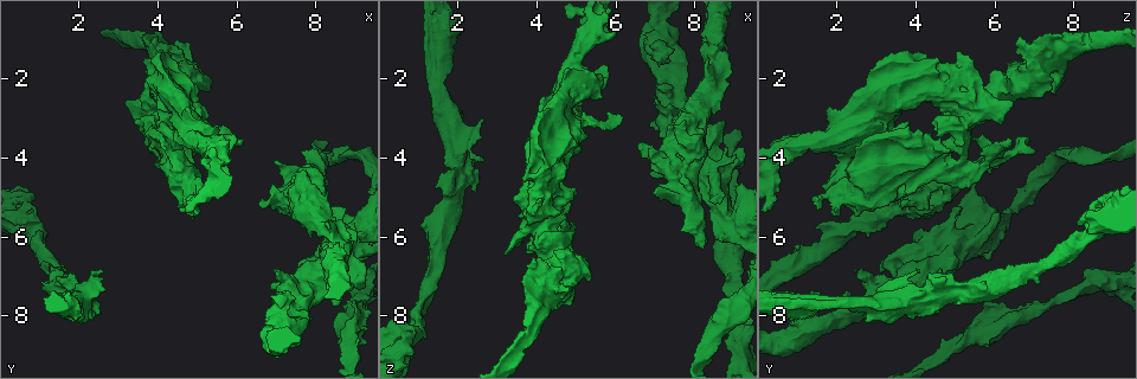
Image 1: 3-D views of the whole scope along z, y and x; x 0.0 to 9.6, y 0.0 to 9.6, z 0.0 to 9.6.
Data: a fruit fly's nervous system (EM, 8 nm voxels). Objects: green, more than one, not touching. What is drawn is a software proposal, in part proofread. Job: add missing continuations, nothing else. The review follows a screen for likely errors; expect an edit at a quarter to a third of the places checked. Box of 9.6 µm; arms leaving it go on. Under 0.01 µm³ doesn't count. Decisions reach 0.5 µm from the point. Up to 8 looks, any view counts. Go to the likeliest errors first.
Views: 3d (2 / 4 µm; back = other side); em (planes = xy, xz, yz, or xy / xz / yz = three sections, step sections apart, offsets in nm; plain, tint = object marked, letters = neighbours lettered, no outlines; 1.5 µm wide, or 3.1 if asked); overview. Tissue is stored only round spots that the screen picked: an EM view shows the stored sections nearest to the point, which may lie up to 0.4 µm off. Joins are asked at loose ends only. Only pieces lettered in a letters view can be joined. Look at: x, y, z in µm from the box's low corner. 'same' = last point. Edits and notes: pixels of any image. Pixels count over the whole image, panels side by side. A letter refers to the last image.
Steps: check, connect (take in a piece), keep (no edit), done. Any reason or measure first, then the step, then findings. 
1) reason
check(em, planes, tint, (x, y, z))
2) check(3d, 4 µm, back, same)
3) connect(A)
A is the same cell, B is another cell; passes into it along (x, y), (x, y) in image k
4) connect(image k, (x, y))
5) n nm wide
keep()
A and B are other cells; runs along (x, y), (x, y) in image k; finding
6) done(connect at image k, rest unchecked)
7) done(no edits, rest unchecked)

an open end
check(em, planes, letters, (2.60, 7.10, 3.55))

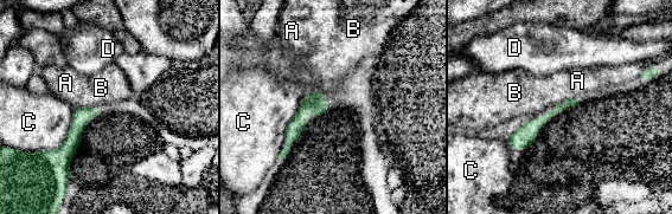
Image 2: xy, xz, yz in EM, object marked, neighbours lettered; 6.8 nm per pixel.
keep()
A, B, C and D are other cells; runs along (319, 93), (301, 114), (281, 155) in image 2; none of them fits

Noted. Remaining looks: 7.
branch stops here
check(em, xz, step 4, letters, (6.60, 5.20, 3.55))

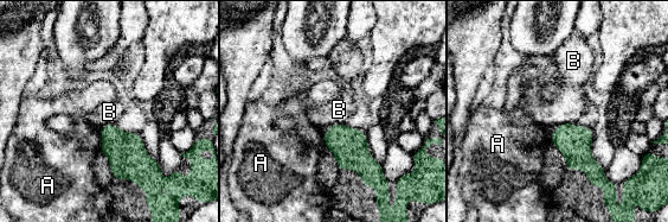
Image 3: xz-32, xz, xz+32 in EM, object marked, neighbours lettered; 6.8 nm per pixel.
another direction
check(em, yz, step 8, letters, same)

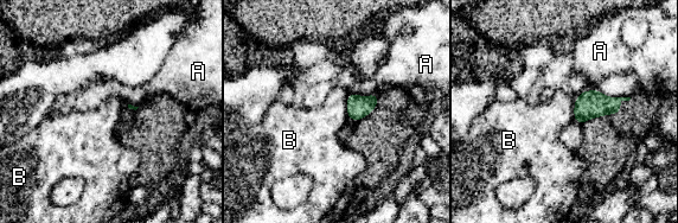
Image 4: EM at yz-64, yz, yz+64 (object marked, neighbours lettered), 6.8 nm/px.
A touches over 190 nm
keep()
A and B are other cells; border along (349, 94), (347, 116) in image 4; no lettered piece goes on from it

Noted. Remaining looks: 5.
thin end
check(em, planes, letters, (3.70, 3.50, 6.40))

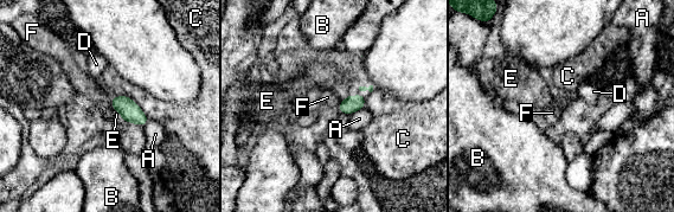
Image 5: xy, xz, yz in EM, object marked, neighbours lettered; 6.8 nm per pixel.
110 nm wide
keep()
A, B, C, D, E and F are other cells; no lettered piece goes on from it

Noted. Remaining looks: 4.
done(no edits, rest unchecked)

